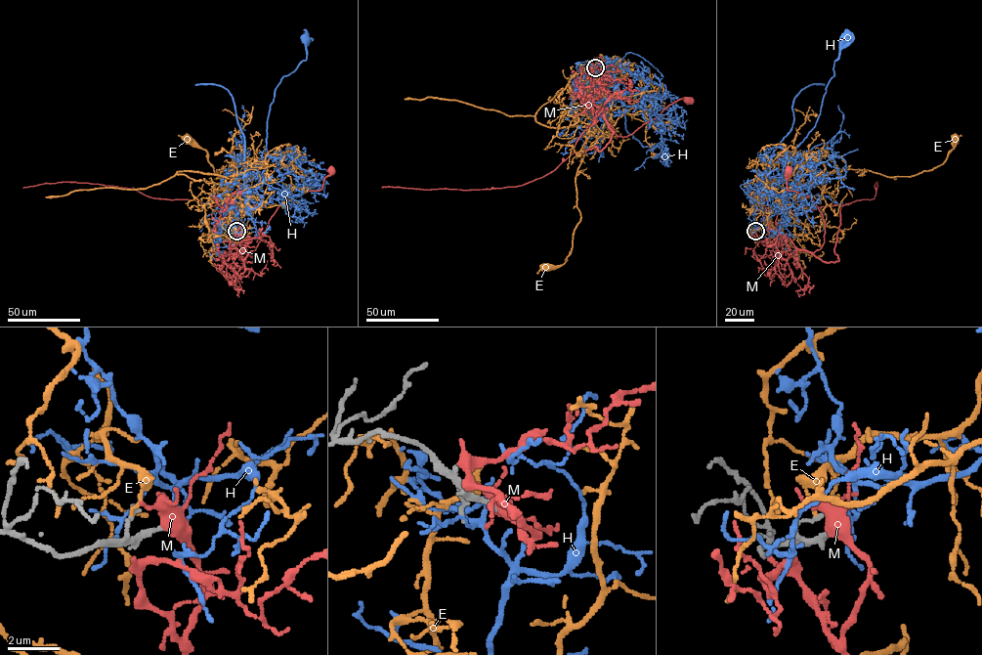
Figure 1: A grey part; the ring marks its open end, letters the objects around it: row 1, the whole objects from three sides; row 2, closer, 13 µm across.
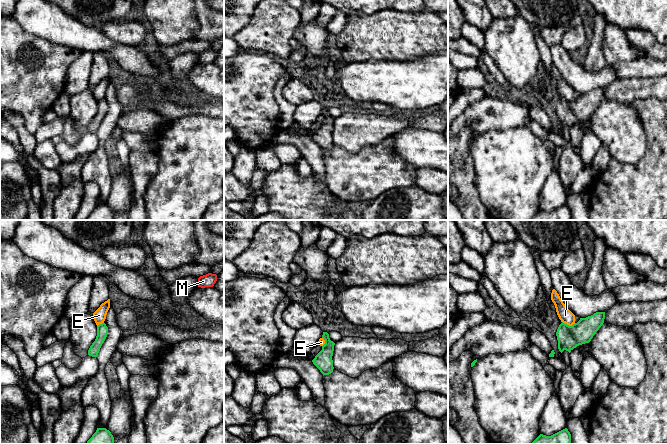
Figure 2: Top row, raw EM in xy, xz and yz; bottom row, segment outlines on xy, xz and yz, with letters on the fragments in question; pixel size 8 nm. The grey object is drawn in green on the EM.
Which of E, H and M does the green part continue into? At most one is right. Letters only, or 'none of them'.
none of them

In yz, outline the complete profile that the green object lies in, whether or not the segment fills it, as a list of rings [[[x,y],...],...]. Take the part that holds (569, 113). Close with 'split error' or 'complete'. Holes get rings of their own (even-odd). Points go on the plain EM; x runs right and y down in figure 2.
[[[596,88],[569,102],[561,99],[557,105],[558,125],[569,129],[579,121],[589,119],[599,104],[603,101],[605,88]]] | complete

